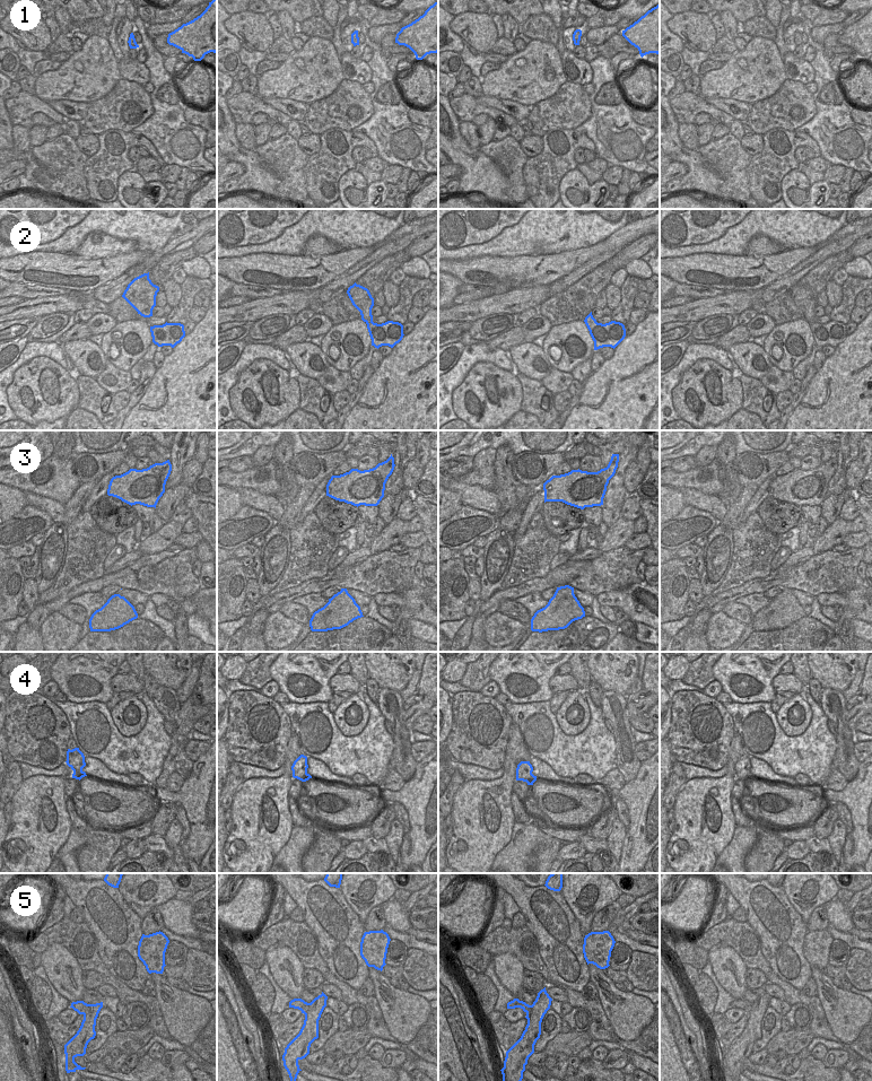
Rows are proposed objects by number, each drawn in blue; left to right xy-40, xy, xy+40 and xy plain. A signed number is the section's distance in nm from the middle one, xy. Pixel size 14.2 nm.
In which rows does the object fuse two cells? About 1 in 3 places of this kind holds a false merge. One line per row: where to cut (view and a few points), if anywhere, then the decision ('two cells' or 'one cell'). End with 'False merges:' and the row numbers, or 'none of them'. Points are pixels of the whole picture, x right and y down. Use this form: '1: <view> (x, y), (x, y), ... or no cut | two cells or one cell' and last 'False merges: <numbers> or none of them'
1: no cut | one cell
2: no cut | one cell
3: no cut | one cell
4: no cut | one cell
5: xy-40 (89, 1004), (89, 1011), (84, 1016) | two cells
False merges: 5

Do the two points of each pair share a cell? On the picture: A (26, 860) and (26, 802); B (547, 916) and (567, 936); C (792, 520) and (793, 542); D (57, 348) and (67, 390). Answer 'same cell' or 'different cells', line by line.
A: same cell
B: same cell
C: different cells
D: different cells

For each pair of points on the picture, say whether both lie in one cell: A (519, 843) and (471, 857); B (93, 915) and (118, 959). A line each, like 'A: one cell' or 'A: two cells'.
A: two cells
B: one cell

